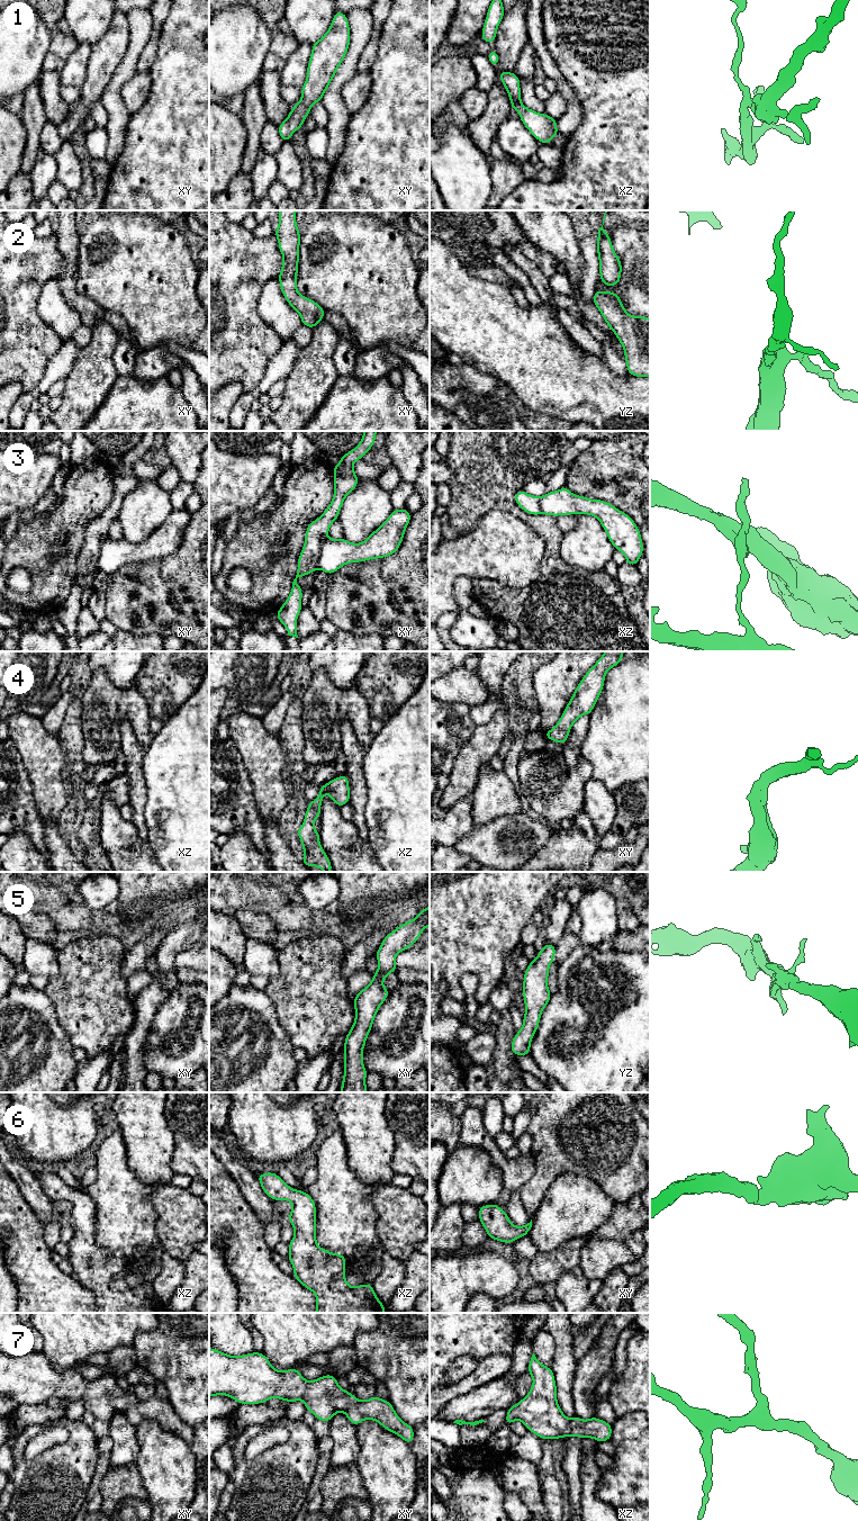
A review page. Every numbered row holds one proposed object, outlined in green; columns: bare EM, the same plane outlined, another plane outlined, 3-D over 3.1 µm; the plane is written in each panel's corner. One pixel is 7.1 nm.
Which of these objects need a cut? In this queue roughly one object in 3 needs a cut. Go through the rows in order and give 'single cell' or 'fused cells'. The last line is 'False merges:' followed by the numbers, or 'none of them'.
1: single cell
2: single cell
3: fused cells
4: single cell
5: single cell
6: single cell
7: single cell
False merges: 3

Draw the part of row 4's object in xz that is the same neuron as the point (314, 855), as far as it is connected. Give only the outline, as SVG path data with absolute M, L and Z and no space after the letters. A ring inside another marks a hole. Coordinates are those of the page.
M346 774L331 780L319 788L317 798L308 802L302 826L296 830L301 840L304 857L301 858L306 867L317 866L324 872L331 872L332 864L319 843L319 831L315 829L314 821L320 817L320 806L325 793L328 792L332 801L342 807L350 802L350 786Z

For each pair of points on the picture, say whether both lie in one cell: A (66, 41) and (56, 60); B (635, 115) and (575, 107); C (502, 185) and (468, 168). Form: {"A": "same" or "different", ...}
{"A": "same", "B": "different", "C": "different"}

